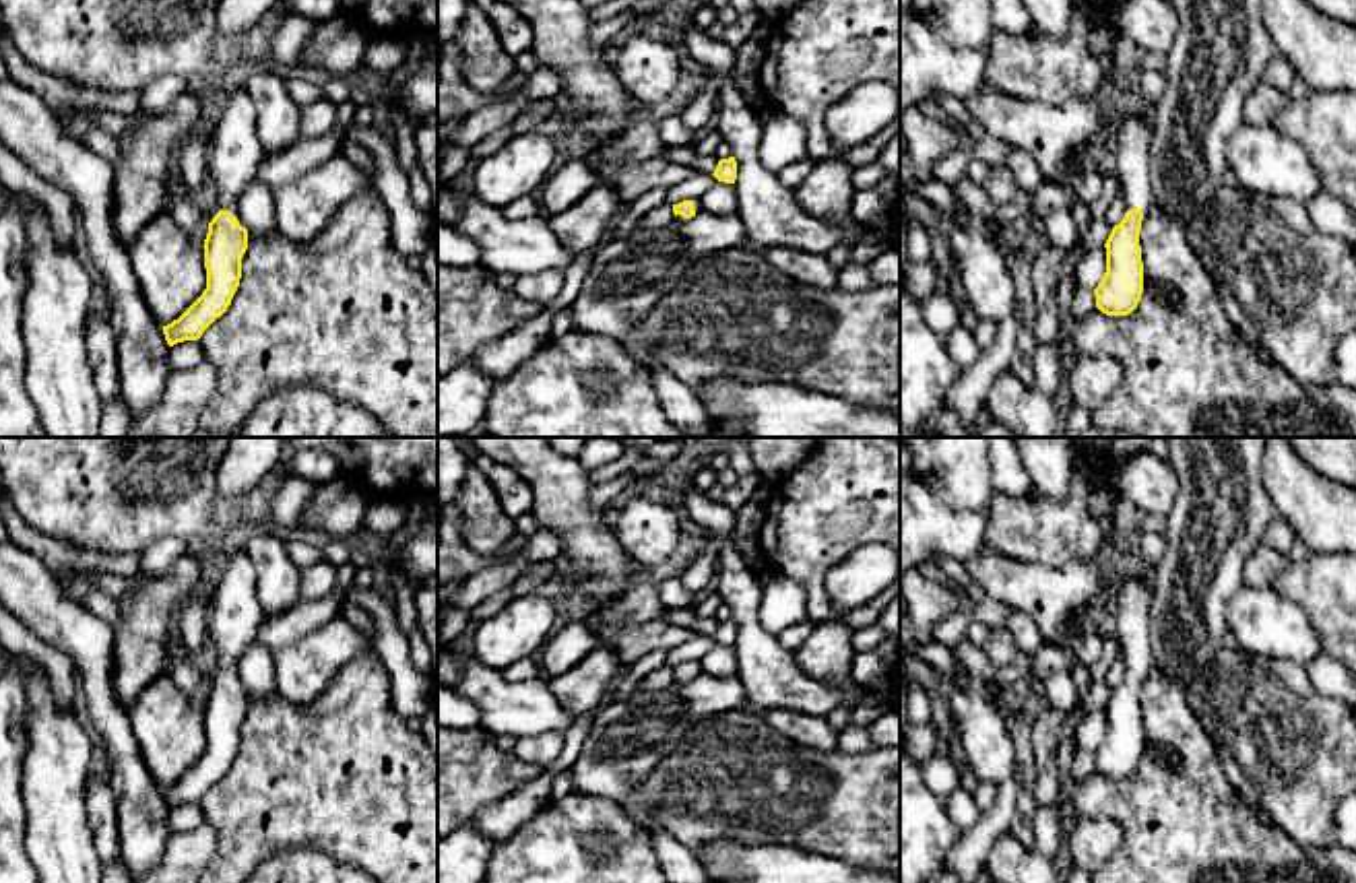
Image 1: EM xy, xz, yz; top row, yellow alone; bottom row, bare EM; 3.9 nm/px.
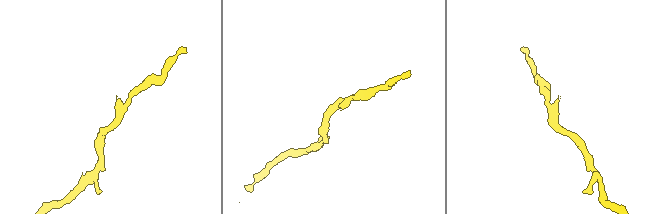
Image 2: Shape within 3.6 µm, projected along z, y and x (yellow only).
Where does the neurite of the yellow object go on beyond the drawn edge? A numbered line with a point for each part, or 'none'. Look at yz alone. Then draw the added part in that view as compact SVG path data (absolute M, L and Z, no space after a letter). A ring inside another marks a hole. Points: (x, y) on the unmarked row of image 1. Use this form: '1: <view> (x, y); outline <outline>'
1: yz (1132, 603); outline M1139 571L1115 578L1115 619L1117 642L1125 673L1139 671L1143 677L1152 671L1152 650L1148 637L1148 613L1152 594L1145 592Z

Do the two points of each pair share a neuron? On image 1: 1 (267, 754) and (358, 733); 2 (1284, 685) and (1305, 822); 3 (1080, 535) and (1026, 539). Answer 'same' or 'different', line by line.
1: same
2: same
3: same

